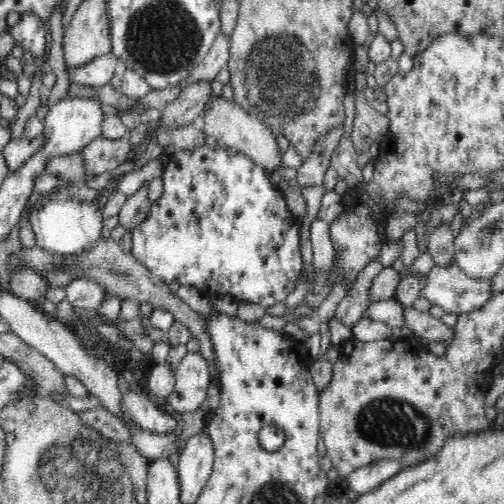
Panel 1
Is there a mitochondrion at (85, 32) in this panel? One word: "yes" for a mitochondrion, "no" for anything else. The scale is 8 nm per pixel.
no

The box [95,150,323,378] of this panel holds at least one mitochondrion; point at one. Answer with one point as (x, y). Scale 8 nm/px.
(125, 276)

